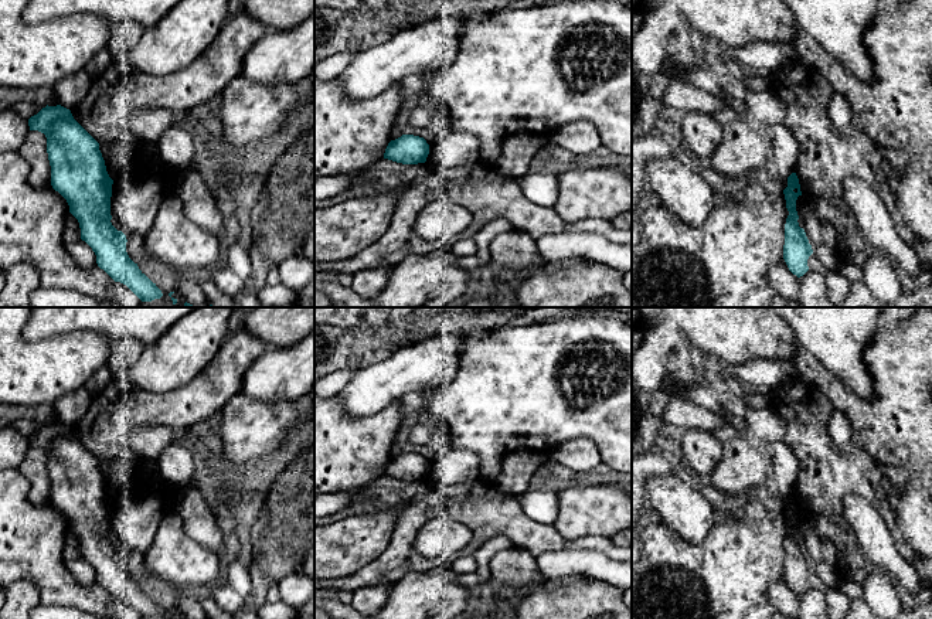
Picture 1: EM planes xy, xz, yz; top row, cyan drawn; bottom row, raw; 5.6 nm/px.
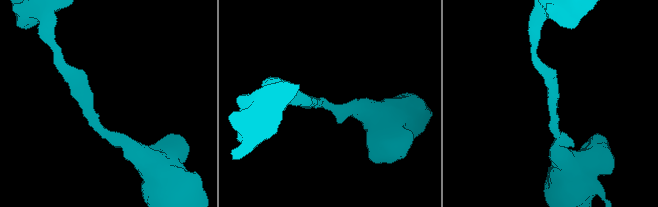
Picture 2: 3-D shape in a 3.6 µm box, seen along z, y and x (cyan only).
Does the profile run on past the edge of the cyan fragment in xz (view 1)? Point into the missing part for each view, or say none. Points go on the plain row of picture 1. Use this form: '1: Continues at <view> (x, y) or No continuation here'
1: No continuation here

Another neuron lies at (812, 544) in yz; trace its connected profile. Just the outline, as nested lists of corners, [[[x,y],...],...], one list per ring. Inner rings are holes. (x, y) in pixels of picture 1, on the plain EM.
[[[802,513],[796,517],[796,528],[805,540],[803,547],[812,565],[814,567],[823,562],[824,555],[822,552],[822,538],[812,530],[809,521]]]

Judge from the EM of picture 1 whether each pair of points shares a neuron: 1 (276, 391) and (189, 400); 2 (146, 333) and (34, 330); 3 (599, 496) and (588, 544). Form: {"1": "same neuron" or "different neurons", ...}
{"1": "different neurons", "2": "same neuron", "3": "different neurons"}

